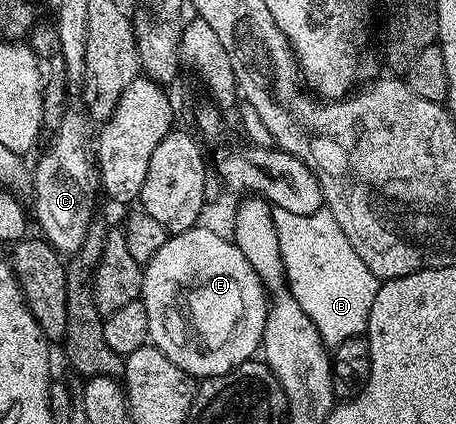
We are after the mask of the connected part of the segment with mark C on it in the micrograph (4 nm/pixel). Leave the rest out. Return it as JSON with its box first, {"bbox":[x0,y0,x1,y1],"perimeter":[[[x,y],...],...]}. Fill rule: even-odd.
{"bbox":[32,109,100,257],"perimeter":[[[67,109],[62,121],[53,128],[54,140],[32,167],[32,219],[38,222],[41,238],[51,243],[63,256],[69,257],[80,249],[90,224],[95,222],[94,206],[100,200],[98,168],[92,147],[86,144],[88,119],[81,110]]]}

